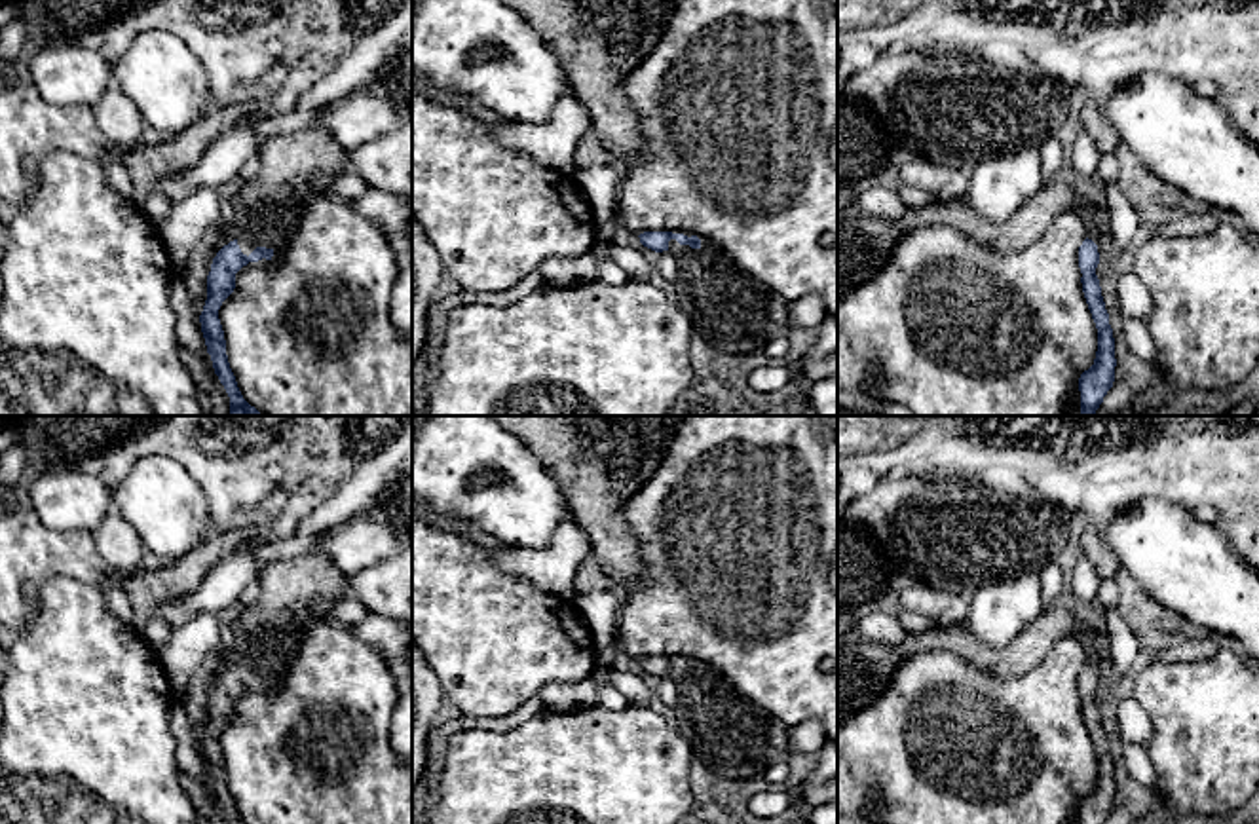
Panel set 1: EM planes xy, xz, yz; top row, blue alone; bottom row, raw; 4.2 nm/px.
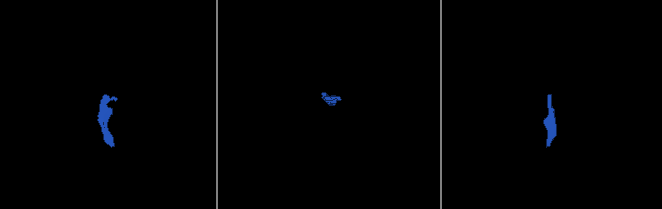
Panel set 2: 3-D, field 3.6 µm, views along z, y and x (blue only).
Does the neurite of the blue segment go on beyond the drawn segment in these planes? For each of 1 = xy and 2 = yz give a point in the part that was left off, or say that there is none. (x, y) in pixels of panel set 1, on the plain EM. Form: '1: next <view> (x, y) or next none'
1: next xy (295, 591)
2: next yz (864, 669)

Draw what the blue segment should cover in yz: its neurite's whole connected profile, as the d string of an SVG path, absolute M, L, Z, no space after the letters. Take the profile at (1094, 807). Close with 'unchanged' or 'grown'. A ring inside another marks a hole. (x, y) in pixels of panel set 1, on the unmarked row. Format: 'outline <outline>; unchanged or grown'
outline M1044 608L1031 625L1003 647L976 640L965 625L908 634L898 646L866 642L851 634L837 638L837 725L875 702L889 687L893 672L917 653L951 651L986 674L1012 680L1033 670L1062 638L1077 640L1086 651L1086 665L1079 672L1079 693L1082 718L1098 754L1096 784L1080 799L1079 816L1080 824L1103 824L1113 813L1117 792L1113 754L1096 701L1098 668L1105 659L1094 634L1079 627L1063 608Z; grown

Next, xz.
outline M644 657L640 668L655 678L670 676L678 687L674 706L678 733L689 742L693 756L723 778L758 778L790 754L790 727L741 695L712 665L672 657Z; grown

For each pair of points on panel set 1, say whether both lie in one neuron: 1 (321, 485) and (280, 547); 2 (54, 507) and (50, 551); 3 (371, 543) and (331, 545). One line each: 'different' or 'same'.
1: different
2: different
3: same

